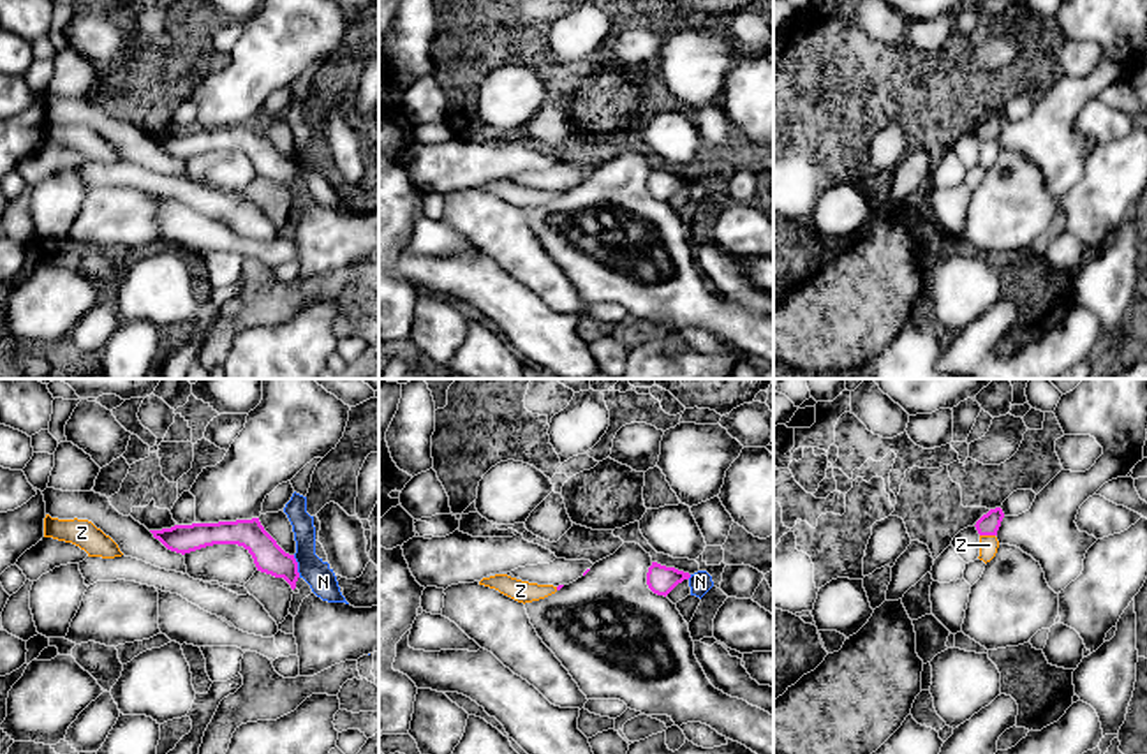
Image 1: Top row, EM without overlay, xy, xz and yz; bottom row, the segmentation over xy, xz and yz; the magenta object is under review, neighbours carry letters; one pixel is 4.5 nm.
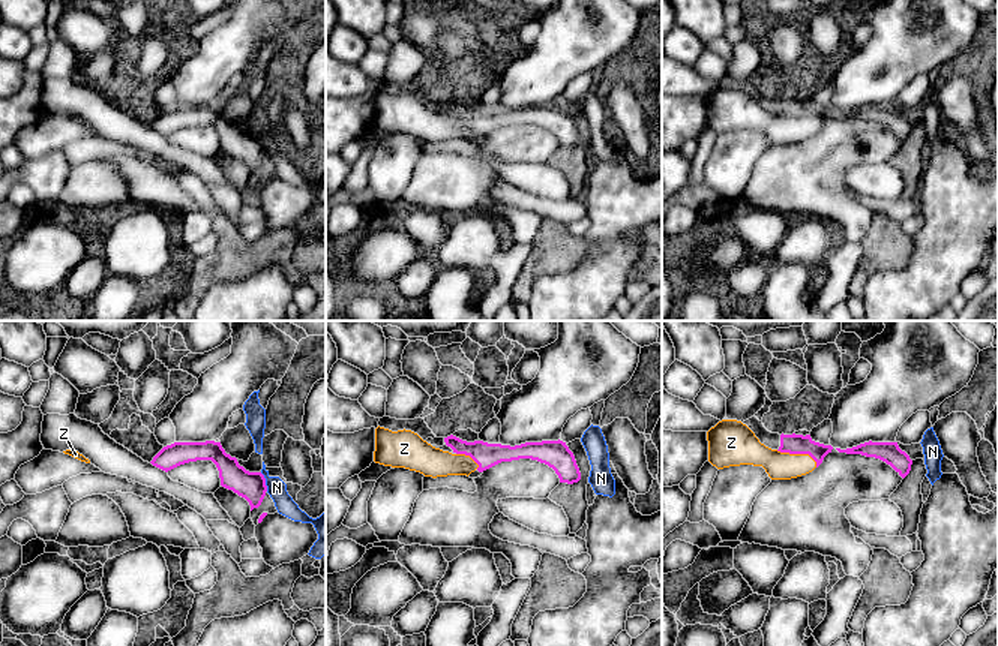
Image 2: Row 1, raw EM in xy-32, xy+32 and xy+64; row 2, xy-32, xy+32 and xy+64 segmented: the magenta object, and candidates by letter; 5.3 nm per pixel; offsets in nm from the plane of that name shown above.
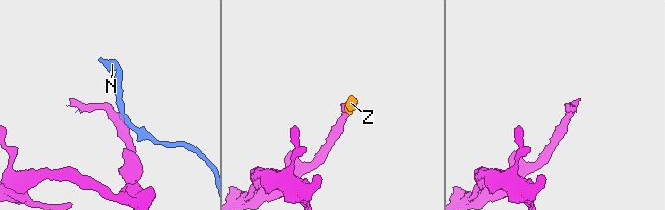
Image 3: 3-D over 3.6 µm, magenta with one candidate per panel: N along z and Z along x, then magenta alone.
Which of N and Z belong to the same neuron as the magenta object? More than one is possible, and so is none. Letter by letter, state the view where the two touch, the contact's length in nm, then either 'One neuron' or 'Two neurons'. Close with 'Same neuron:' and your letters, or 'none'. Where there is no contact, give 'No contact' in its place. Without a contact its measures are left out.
N: Touches magenta in xy. Shared border 110 nm. Two neurons
Z: Touches magenta in yz. Shared border 70 nm. One neuron
Same neuron: Z

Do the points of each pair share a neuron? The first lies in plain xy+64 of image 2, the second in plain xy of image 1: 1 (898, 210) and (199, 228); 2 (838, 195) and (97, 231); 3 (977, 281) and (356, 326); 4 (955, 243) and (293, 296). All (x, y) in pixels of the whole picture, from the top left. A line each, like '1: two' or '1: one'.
1: one
2: one
3: two
4: two

